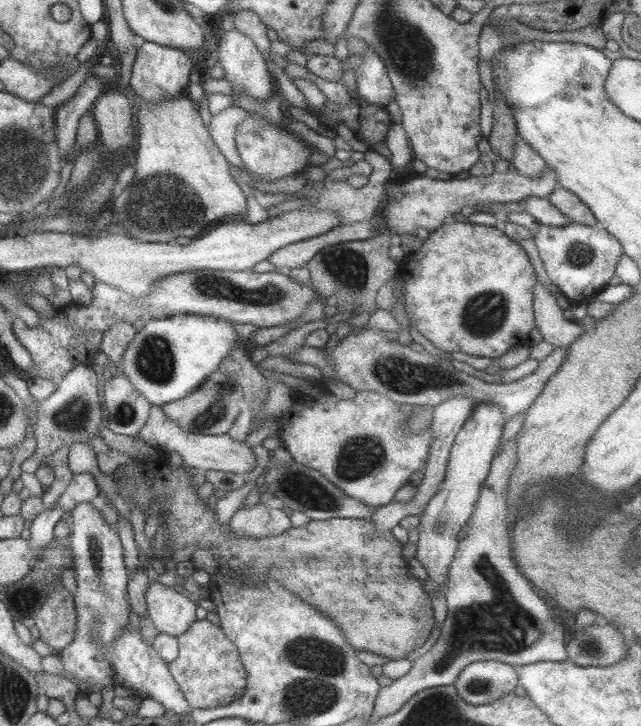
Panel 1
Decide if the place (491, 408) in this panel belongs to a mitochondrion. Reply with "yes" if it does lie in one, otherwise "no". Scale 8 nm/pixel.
no

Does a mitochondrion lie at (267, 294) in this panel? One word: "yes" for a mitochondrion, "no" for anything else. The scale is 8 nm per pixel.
yes

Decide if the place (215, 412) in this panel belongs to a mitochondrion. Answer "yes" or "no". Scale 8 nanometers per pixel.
yes

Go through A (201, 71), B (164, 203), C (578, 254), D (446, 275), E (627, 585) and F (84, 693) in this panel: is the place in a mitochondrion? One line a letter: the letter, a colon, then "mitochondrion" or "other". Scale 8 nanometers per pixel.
A: other
B: mitochondrion
C: mitochondrion
D: other
E: other
F: other

